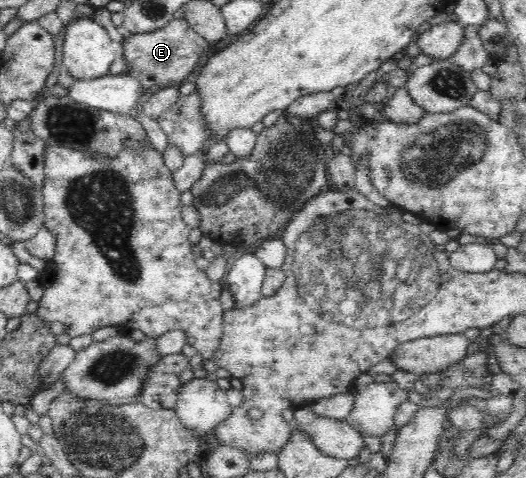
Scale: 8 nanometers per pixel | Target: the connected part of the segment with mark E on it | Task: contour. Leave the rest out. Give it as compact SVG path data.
M173 17L173 20L170 20L163 28L153 32L132 34L129 40L124 40L119 51L128 62L125 73L139 79L143 90L146 90L153 84L170 83L178 84L178 86L183 84L188 74L191 74L193 68L199 64L207 44L207 41L197 34L183 17Z

